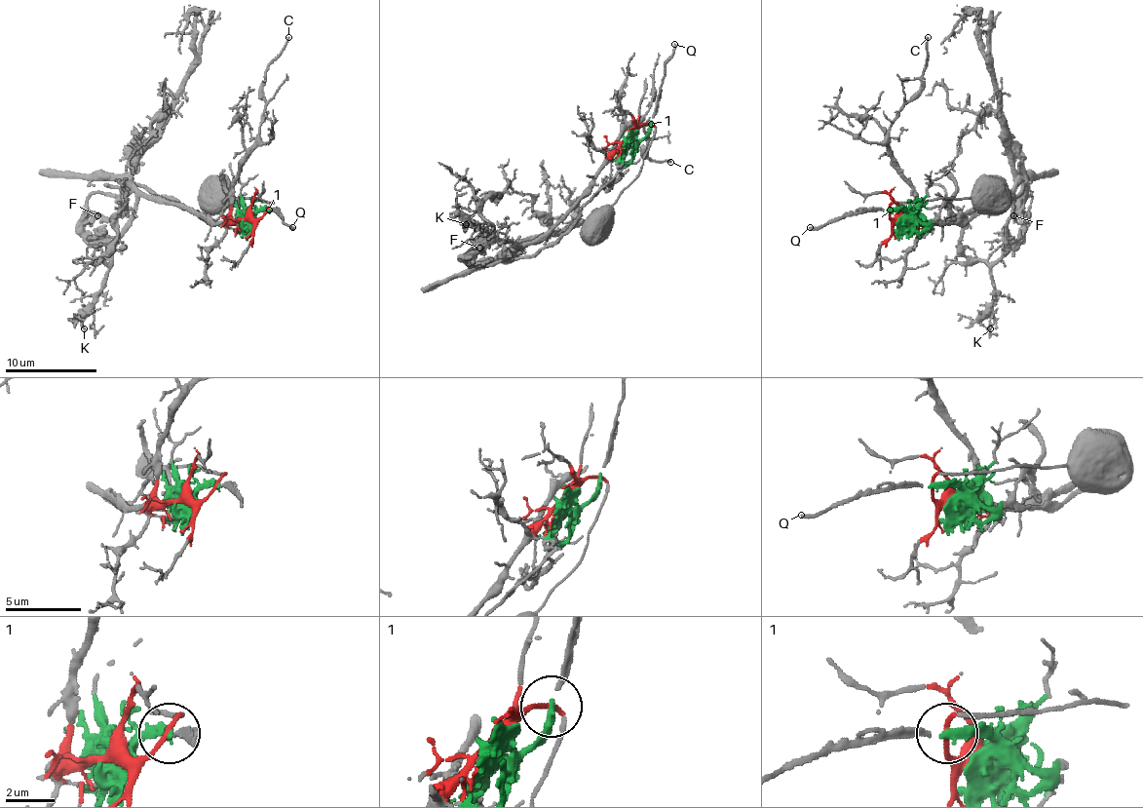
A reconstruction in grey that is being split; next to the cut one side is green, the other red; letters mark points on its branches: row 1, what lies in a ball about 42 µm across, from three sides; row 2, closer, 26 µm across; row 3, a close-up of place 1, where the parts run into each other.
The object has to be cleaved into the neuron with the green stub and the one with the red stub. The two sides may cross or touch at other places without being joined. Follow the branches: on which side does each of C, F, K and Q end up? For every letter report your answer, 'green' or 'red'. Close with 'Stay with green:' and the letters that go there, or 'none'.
C: red
F: green
K: red
Q: green
Stay with green: F, Q

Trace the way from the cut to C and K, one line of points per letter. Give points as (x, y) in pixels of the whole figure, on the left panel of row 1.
C: (250, 216), (232, 216), (232, 181), (247, 154), (266, 103), (261, 90), (266, 66), (289, 37)
K: (250, 216), (209, 223), (168, 203), (139, 198), (135, 216), (107, 269), (98, 301), (80, 322), (85, 329)

